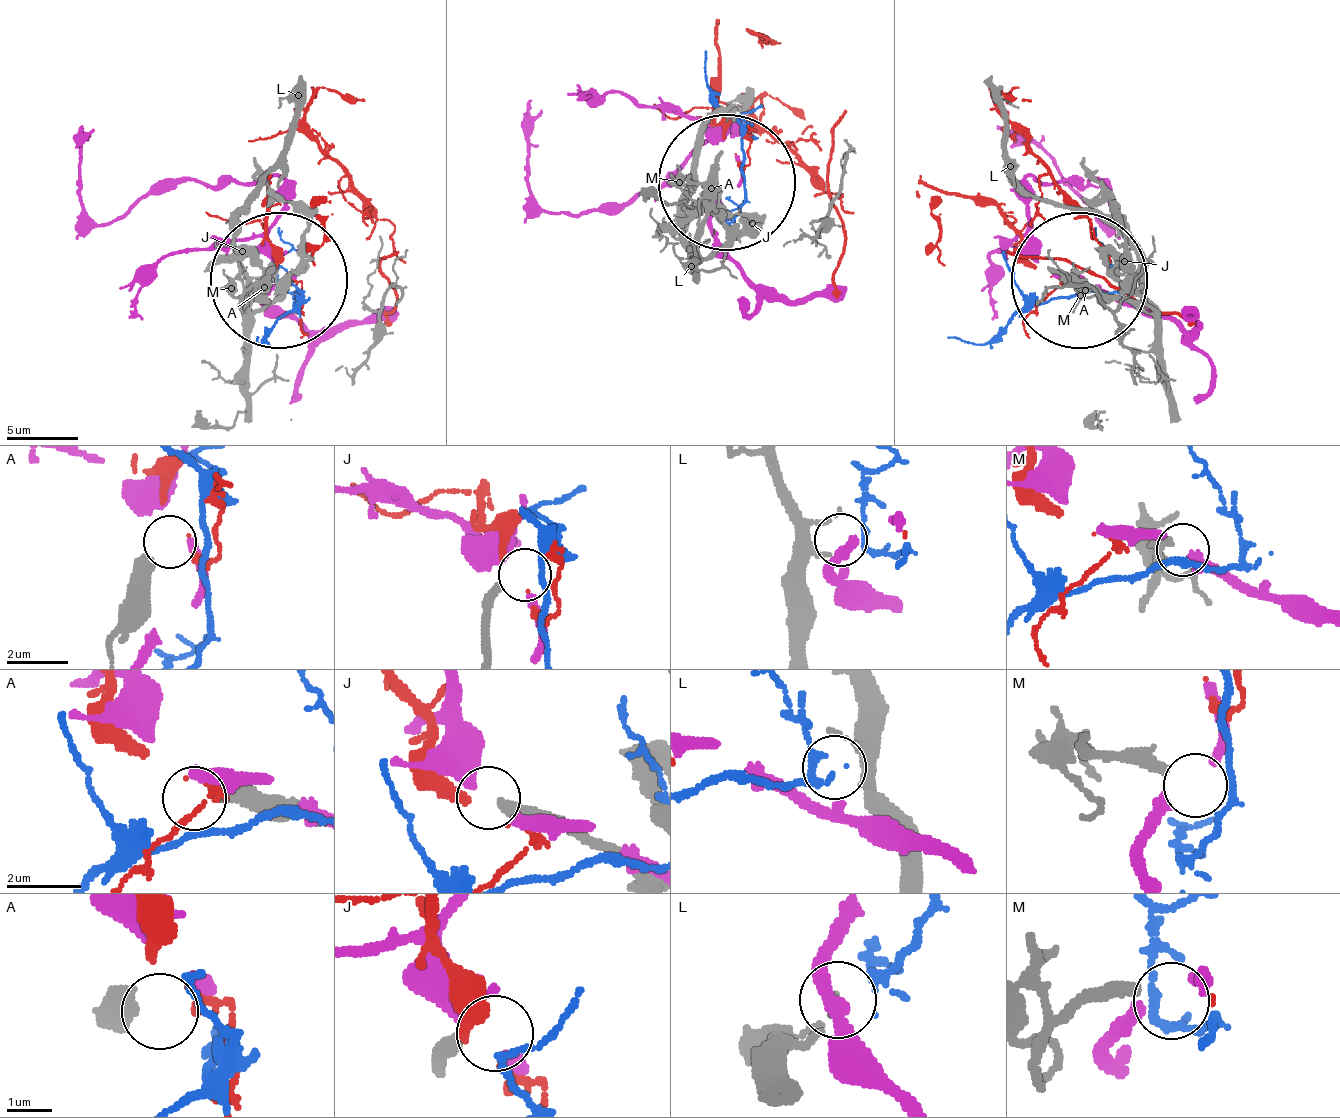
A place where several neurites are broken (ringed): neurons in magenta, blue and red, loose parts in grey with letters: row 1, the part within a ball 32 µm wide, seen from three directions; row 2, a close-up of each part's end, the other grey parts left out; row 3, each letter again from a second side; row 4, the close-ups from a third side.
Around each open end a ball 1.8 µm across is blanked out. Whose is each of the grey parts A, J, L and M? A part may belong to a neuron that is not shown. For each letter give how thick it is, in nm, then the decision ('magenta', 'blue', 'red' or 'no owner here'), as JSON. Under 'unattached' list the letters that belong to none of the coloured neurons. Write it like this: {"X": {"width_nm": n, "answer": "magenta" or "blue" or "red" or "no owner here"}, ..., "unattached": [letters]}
{"A": {"width_nm": 480, "answer": "red"}, "J": {"width_nm": 320, "answer": "no owner here"}, "L": {"width_nm": 110, "answer": "blue"}, "M": {"width_nm": 360, "answer": "no owner here"}, "unattached": ["J", "M"]}

